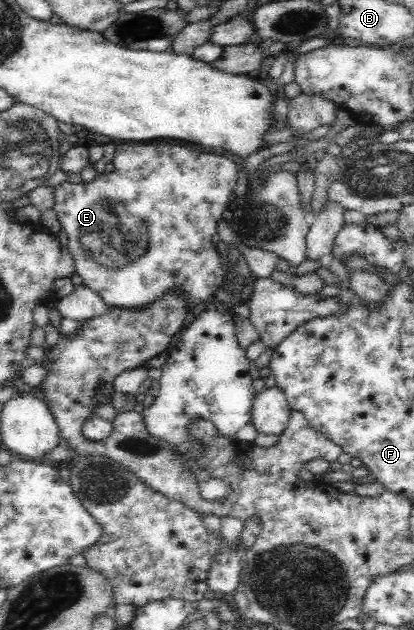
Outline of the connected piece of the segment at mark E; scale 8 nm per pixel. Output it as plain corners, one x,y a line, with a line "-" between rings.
158,142
162,142
162,144
136,144
136,146
122,144
122,146
116,146
112,161
116,166
114,172
100,173
91,182
70,183
65,181
52,186
52,192
54,193
52,209
54,209
54,214
60,222
62,230
66,233
68,252
72,254
72,259
74,259
76,274
82,278
84,286
91,288
102,297
108,308
144,309
152,302
159,300
164,292
169,292
172,288
181,288
181,292
187,294
190,305
195,309
200,309
213,299
213,294
226,283
226,262
218,256
218,251
212,242
212,236
216,234
216,224
218,224
220,216
224,214
228,198
230,198
230,194
236,186
236,178
238,178
237,165
226,156
216,156
216,153
212,152
198,152
191,145

